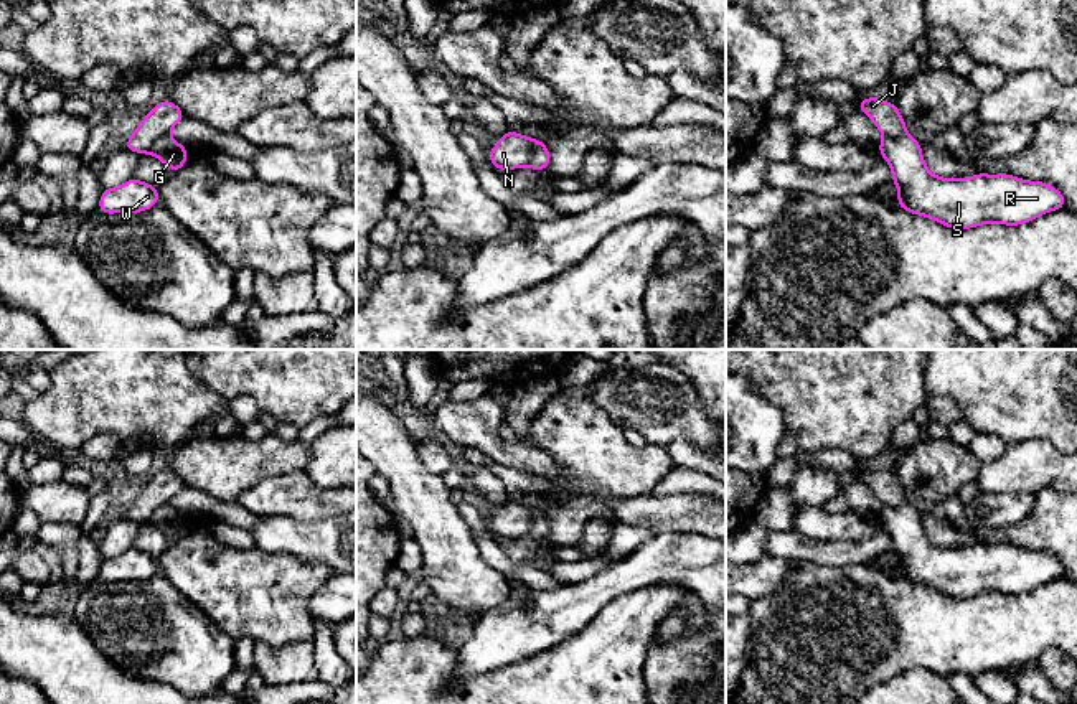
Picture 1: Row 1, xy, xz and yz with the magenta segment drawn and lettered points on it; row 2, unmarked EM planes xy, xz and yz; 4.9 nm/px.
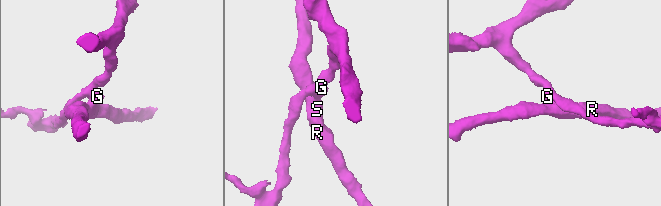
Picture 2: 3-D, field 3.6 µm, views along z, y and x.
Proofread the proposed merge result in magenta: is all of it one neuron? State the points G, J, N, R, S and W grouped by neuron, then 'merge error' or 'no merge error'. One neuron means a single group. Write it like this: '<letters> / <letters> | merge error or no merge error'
G R S W / J N | merge error

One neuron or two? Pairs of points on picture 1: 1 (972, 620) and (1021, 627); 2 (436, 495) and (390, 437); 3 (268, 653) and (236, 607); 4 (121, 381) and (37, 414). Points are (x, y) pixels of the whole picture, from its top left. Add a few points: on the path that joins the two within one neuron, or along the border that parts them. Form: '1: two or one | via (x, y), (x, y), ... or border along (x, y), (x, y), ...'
1: one | via (983, 627), (1010, 627)
2: one | via (421, 483), (393, 452)
3: two | border along (254, 640), (274, 645), (299, 642)
4: one | via (99, 381), (71, 381), (58, 394)

